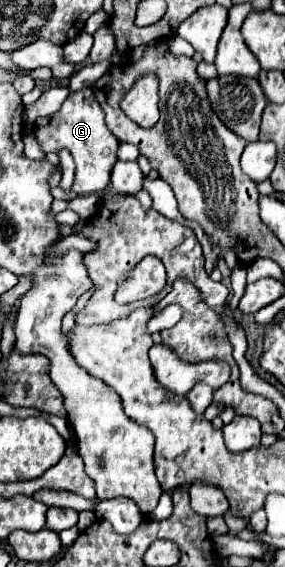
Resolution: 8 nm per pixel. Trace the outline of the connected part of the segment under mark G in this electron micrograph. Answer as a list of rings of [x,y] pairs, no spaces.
[[[89,88],[71,92],[69,98],[65,100],[65,104],[61,106],[61,112],[55,112],[53,116],[45,116],[45,118],[37,120],[35,138],[45,152],[55,152],[55,154],[59,150],[71,152],[75,166],[77,166],[75,184],[73,184],[73,192],[77,196],[103,192],[107,188],[113,164],[117,162],[119,142],[111,134],[111,130],[105,126],[105,112],[101,110],[99,102],[95,100],[95,96]]]

